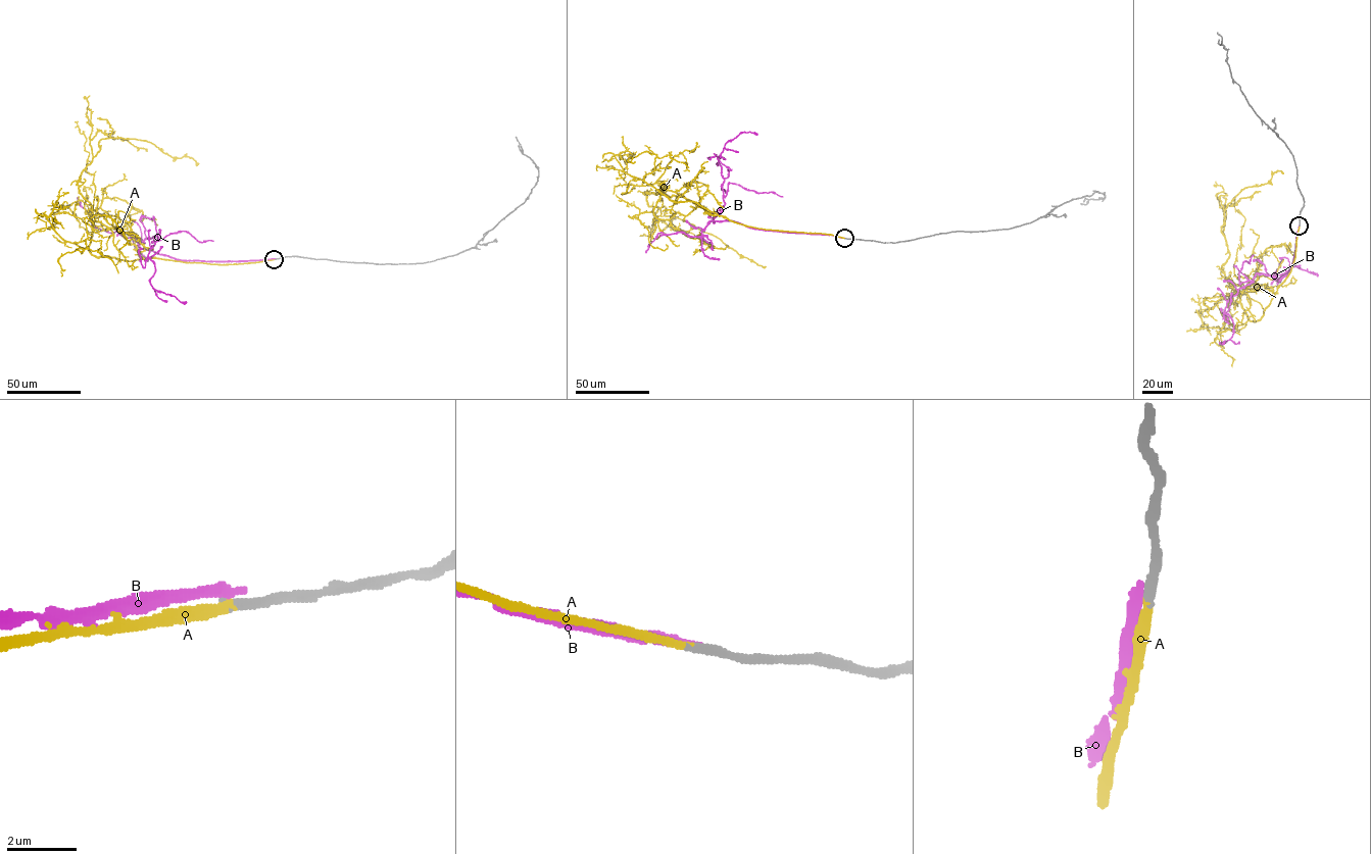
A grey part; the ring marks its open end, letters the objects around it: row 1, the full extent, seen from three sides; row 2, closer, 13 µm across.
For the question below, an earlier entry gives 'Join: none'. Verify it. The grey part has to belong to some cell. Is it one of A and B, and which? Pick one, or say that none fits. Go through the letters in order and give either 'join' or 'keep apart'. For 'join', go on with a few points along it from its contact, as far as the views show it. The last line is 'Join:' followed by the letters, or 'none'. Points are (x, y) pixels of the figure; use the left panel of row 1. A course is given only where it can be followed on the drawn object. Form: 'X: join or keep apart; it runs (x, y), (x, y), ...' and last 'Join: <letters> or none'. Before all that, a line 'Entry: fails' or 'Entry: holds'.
Entry: fails
A: join; it runs (274, 259), (144, 259), (78, 183), (101, 139), (147, 141), (196, 165)
B: keep apart
Join: A

